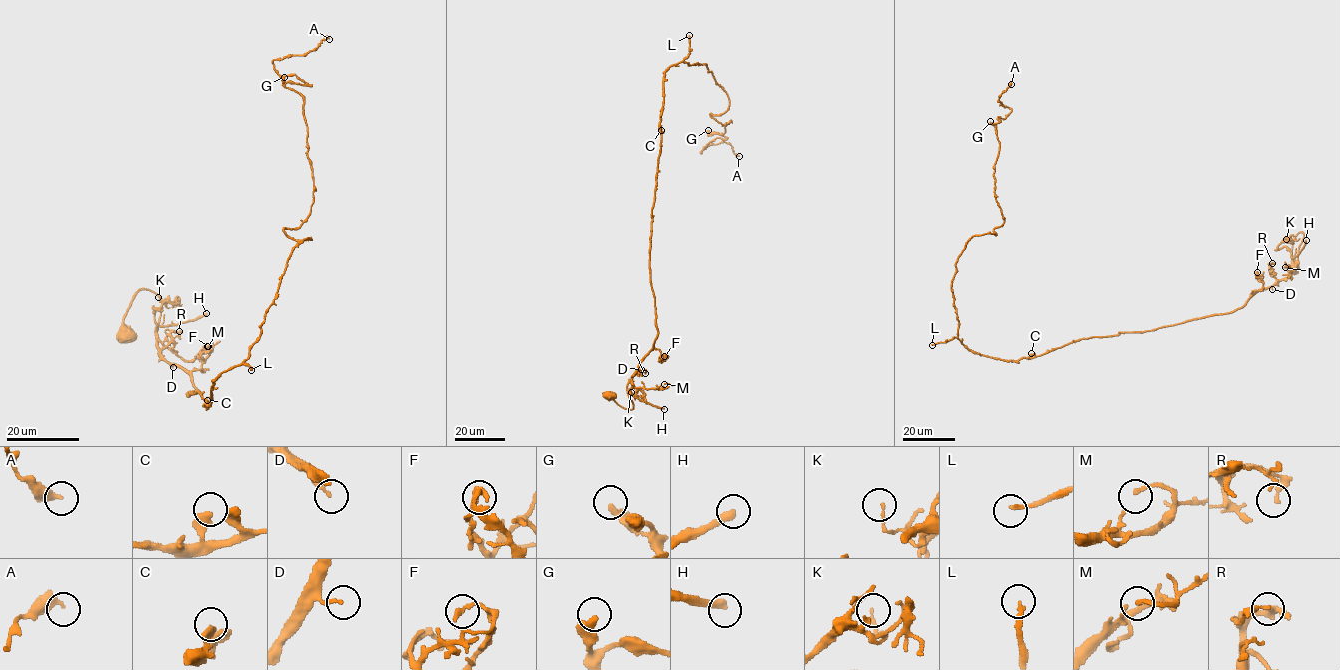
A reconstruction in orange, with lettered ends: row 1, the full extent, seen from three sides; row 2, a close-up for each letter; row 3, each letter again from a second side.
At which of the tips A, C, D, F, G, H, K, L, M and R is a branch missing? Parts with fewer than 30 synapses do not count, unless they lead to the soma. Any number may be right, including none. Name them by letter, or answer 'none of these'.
H, L

